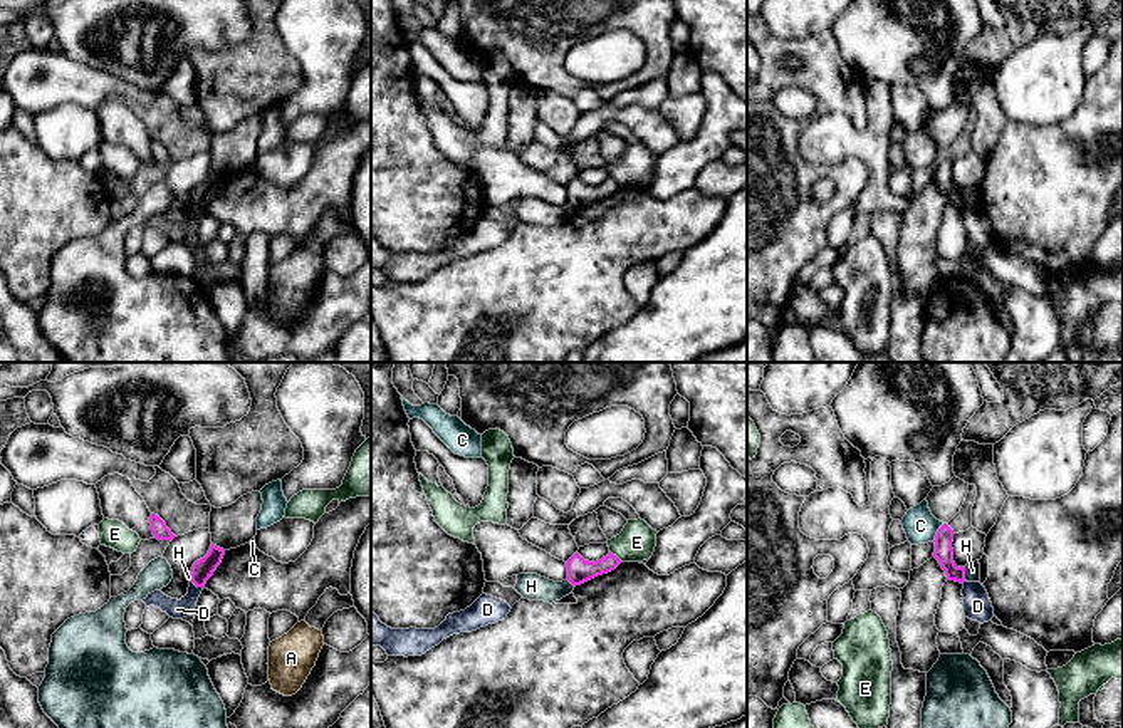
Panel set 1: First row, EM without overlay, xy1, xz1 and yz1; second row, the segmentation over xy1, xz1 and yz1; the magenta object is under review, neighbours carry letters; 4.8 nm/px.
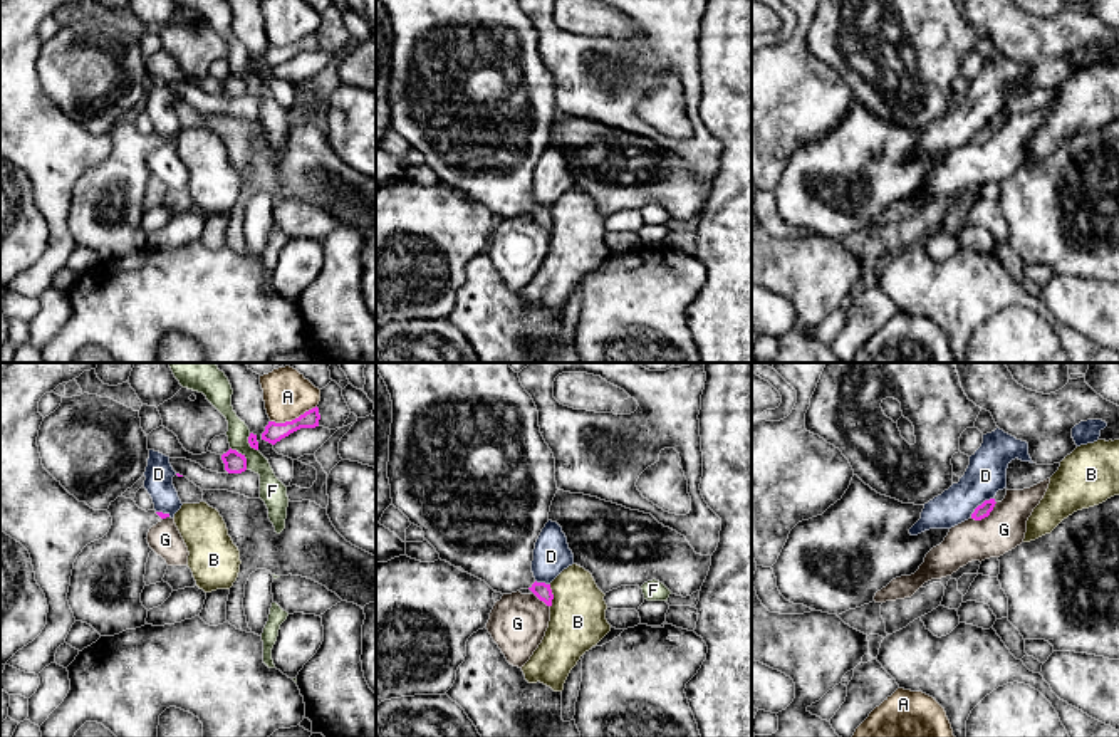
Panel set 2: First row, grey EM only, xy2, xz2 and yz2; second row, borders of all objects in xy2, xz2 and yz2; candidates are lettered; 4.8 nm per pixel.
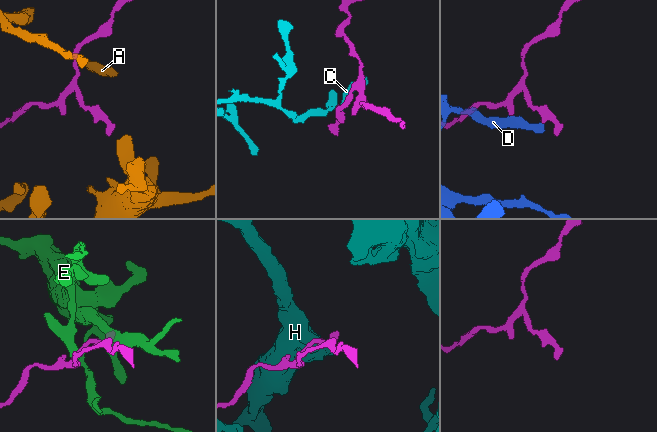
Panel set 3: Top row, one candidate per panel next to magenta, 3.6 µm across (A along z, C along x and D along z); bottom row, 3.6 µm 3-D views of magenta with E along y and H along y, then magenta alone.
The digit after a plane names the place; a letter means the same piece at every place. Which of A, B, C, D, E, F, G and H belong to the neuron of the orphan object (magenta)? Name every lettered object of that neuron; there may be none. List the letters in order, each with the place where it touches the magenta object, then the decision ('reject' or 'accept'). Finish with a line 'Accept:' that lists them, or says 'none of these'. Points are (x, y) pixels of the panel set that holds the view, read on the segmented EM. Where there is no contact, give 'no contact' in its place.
A: xy2 (292, 420) | reject
B: xz2 (552, 596) | reject
C: yz1 (937, 532) | reject
D: yz2 (982, 504) | reject
E: xz1 (615, 556) | reject
F: xy2 (244, 457) | reject
G: yz2 (985, 516) | reject
H: yz1 (964, 574) | reject
Accept: none of these

